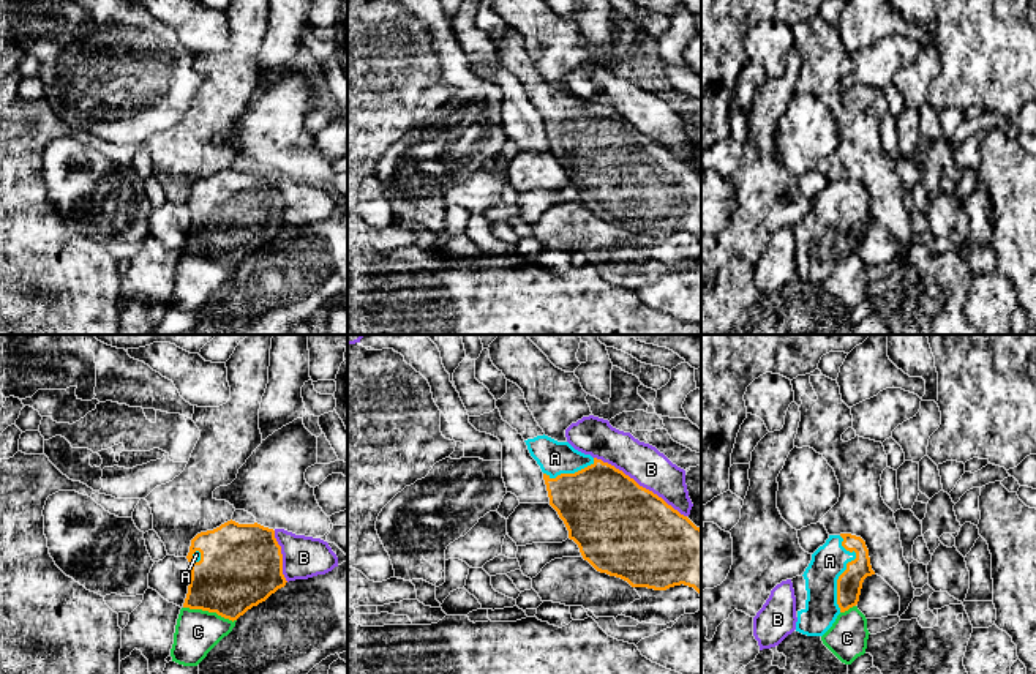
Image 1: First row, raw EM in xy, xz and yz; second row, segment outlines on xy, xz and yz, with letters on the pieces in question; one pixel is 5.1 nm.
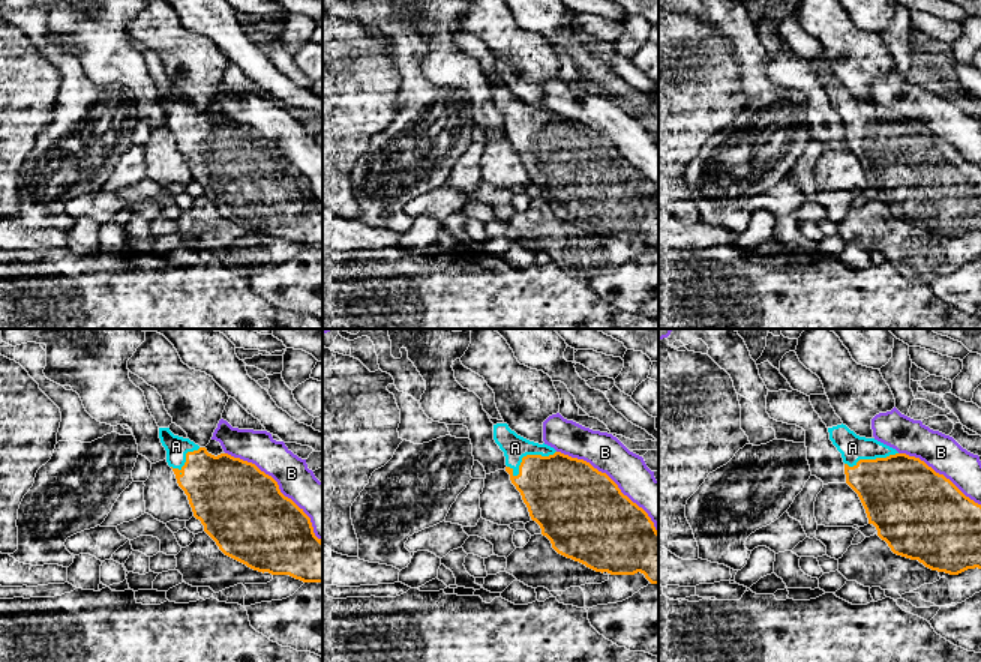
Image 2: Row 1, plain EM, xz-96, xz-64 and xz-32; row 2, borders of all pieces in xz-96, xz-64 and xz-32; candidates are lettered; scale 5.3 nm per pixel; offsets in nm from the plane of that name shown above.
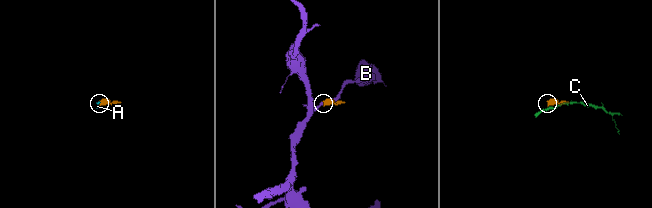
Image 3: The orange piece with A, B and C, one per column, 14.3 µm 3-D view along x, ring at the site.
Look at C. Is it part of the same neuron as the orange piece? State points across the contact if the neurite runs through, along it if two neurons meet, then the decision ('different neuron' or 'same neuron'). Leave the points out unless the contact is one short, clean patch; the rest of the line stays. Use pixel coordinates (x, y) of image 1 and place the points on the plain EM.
different neuron

